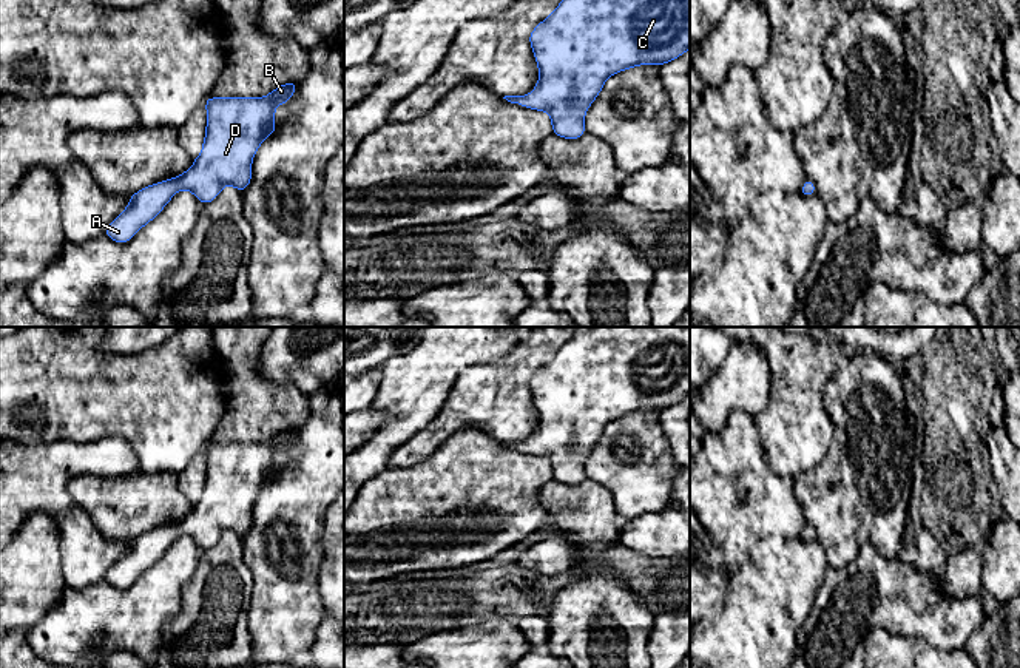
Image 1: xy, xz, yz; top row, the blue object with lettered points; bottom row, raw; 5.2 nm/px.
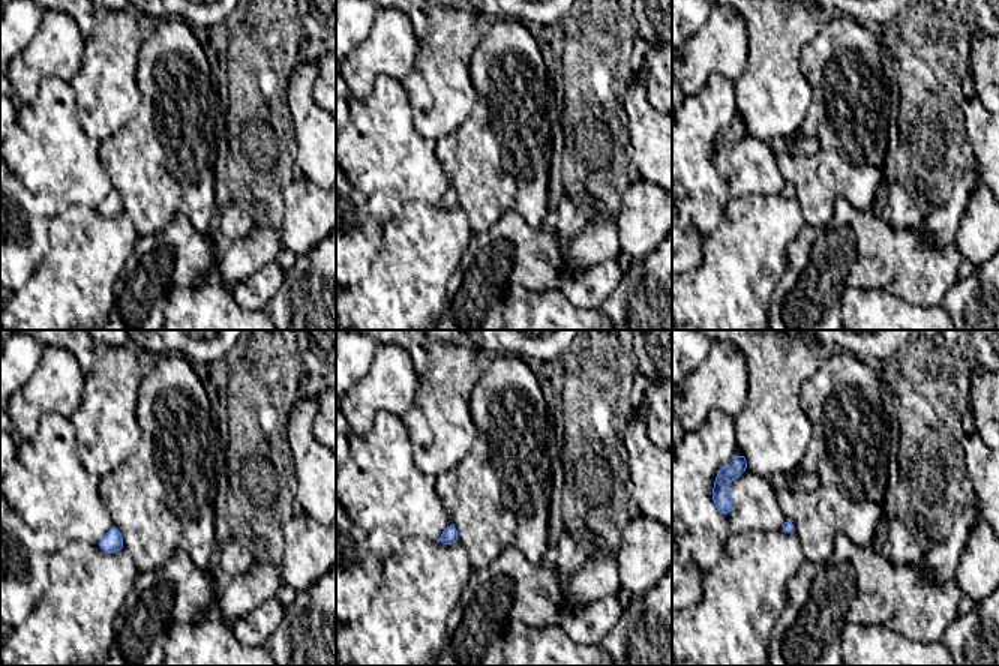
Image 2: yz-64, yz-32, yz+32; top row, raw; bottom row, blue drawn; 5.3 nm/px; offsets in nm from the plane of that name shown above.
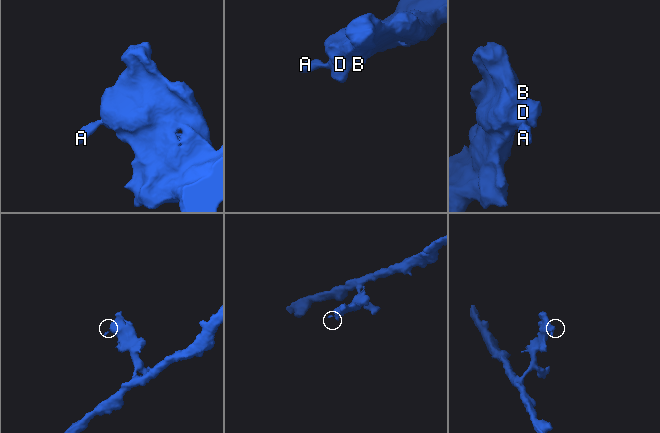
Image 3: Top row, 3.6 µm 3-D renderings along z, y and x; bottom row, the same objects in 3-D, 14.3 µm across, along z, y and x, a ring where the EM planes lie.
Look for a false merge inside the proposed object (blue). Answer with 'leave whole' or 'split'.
leave whole

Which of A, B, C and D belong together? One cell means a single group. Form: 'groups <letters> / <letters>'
groups A B C D

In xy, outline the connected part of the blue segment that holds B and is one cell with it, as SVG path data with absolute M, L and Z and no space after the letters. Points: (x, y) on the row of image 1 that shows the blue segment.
M284 83L264 97L205 99L205 139L191 168L131 194L130 204L103 233L117 244L127 244L181 190L193 193L201 204L213 202L225 185L242 193L252 182L258 148L276 130L275 110L293 97L296 85Z

